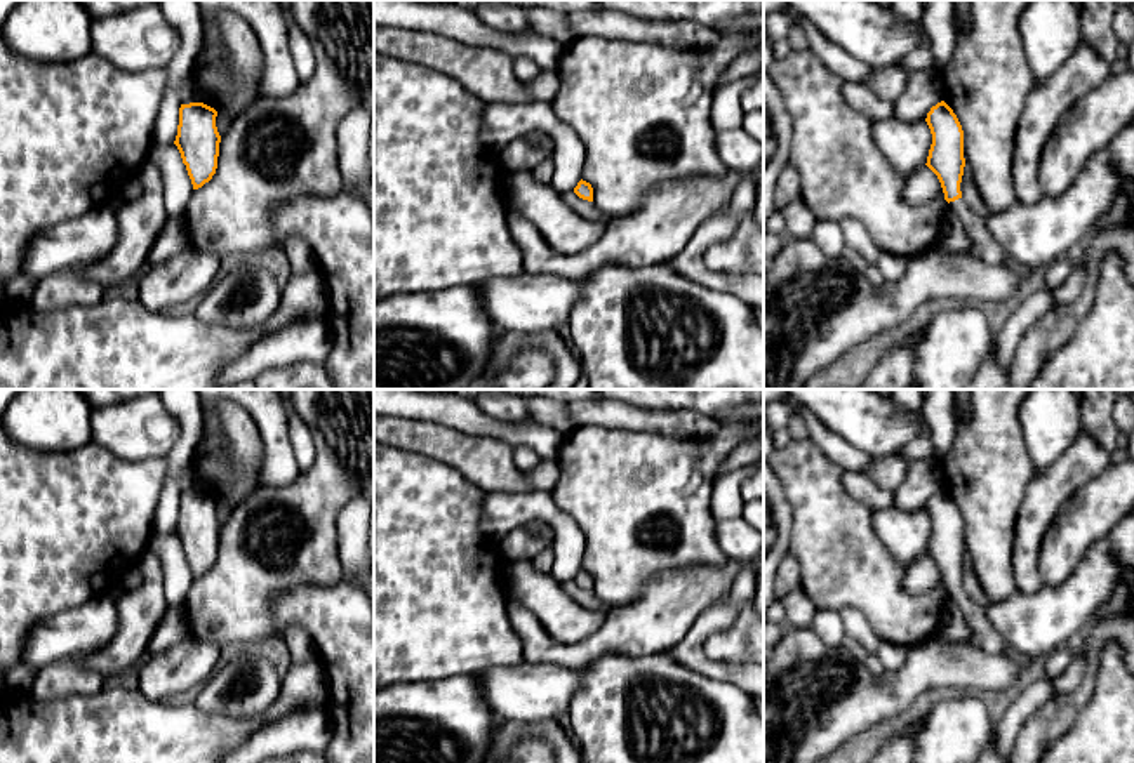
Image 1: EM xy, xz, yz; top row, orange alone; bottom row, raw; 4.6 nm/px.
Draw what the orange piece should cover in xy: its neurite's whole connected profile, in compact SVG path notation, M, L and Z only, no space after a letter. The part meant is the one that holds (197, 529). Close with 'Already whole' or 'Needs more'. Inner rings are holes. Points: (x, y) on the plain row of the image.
M203 492L181 494L174 534L186 554L193 579L212 568L217 558L221 525L216 516L217 501Z. Already whole

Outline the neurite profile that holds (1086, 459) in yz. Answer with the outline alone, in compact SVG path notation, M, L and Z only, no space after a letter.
M1080 433L1047 471L1037 473L1028 483L1012 546L1019 593L1031 594L1042 589L1038 558L1047 528L1063 504L1111 464L1110 455L1092 436Z

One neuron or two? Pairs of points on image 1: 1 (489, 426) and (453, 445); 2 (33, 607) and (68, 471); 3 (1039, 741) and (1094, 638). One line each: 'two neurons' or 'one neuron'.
1: two neurons
2: one neuron
3: one neuron

